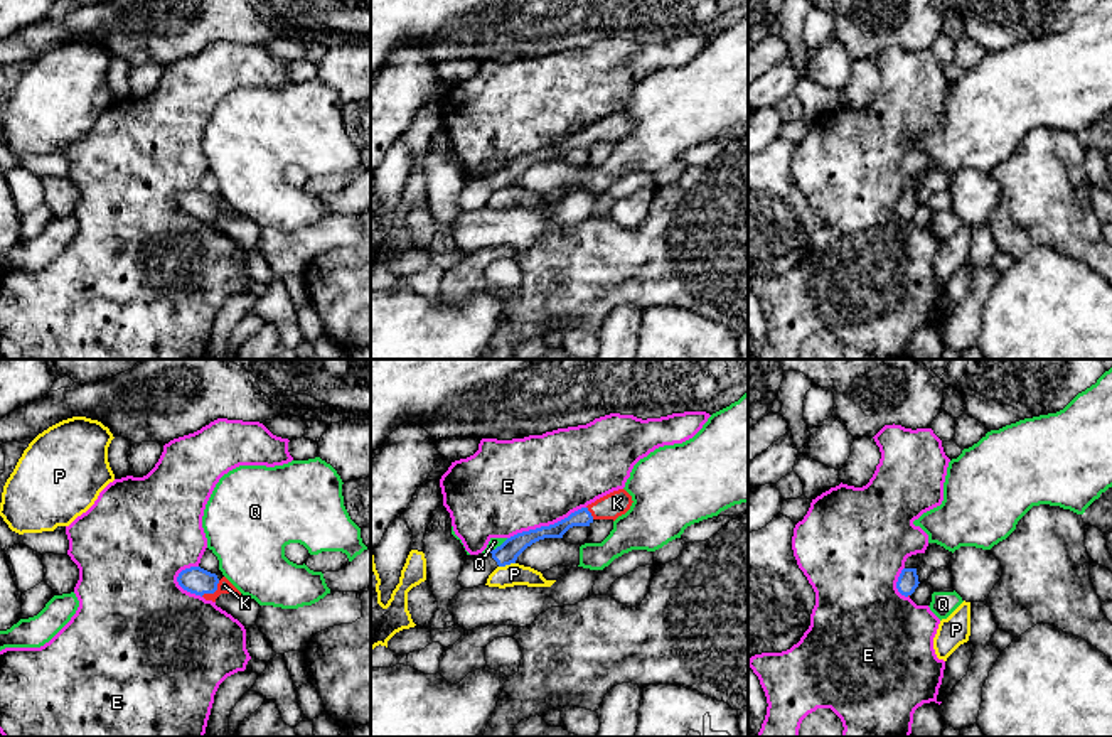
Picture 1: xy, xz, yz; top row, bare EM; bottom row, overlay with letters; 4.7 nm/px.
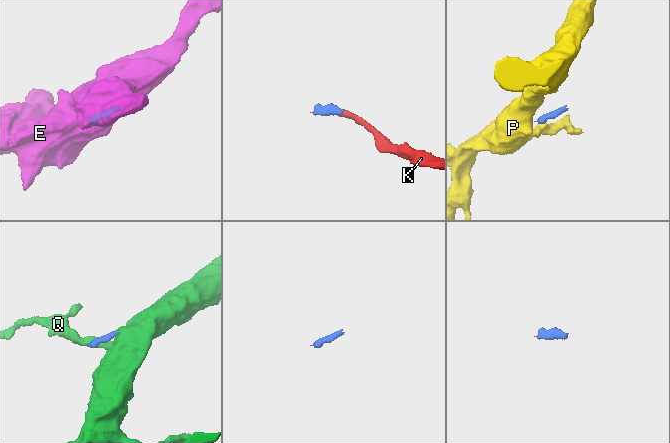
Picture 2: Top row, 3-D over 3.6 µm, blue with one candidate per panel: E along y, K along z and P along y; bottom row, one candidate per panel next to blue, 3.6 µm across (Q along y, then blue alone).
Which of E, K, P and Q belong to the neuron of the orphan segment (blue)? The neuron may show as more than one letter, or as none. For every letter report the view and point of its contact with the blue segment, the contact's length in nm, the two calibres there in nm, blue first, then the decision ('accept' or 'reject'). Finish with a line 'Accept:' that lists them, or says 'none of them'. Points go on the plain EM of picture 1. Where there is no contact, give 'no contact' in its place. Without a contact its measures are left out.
E: xz (546, 149) | 400 nm | 100/440 nm | reject
K: xy (213, 215) | 120 nm | 130/70 nm | accept
P: xz (506, 186) | 80 nm | 100/110 nm | reject
Q: xz (501, 167) | 110 nm | 100/50 nm | reject
Accept: K

